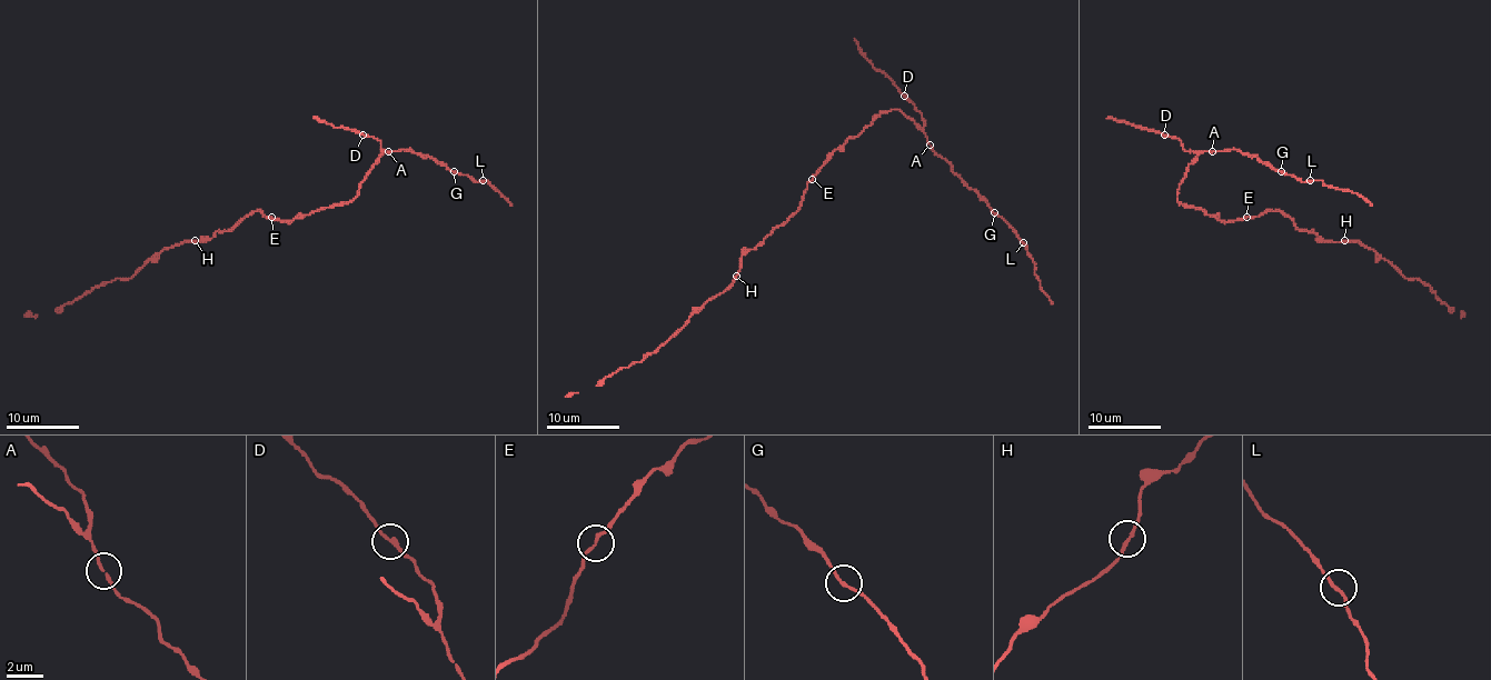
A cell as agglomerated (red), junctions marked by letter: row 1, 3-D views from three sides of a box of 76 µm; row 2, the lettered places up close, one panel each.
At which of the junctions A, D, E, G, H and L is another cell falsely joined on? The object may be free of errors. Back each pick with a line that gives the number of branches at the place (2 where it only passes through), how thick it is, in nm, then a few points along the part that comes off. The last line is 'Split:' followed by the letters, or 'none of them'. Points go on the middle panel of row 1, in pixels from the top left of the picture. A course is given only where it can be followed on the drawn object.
Split: none of them

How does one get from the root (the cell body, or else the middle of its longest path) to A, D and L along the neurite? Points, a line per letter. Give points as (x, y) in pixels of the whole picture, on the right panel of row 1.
A: (1232, 222), (1221, 222), (1178, 200), (1179, 183), (1188, 166), (1201, 152), (1212, 151)
D: (1232, 222), (1221, 222), (1178, 200), (1179, 183), (1198, 154), (1186, 151), (1178, 138), (1164, 134)
L: (1232, 222), (1221, 222), (1178, 200), (1188, 166), (1201, 152), (1239, 149), (1281, 172), (1310, 180)

